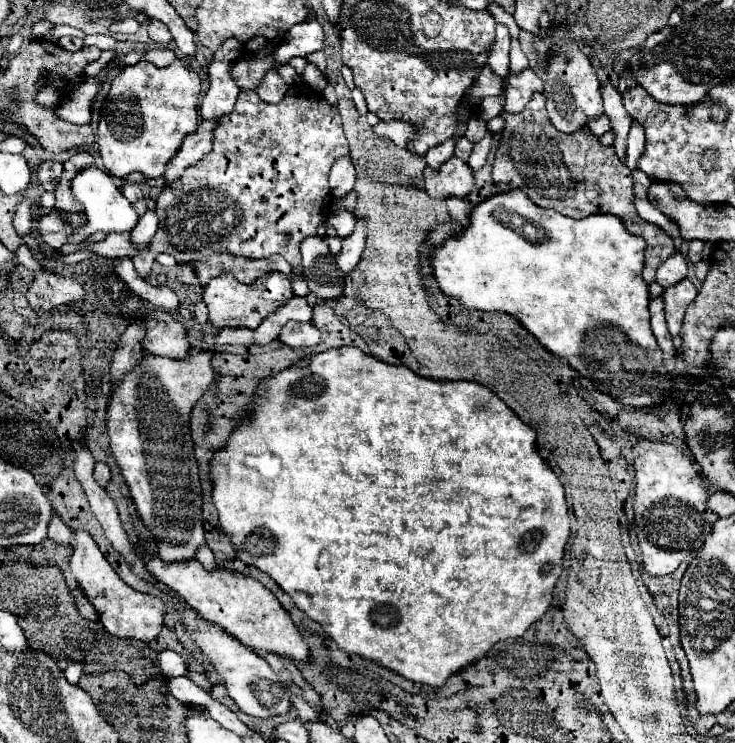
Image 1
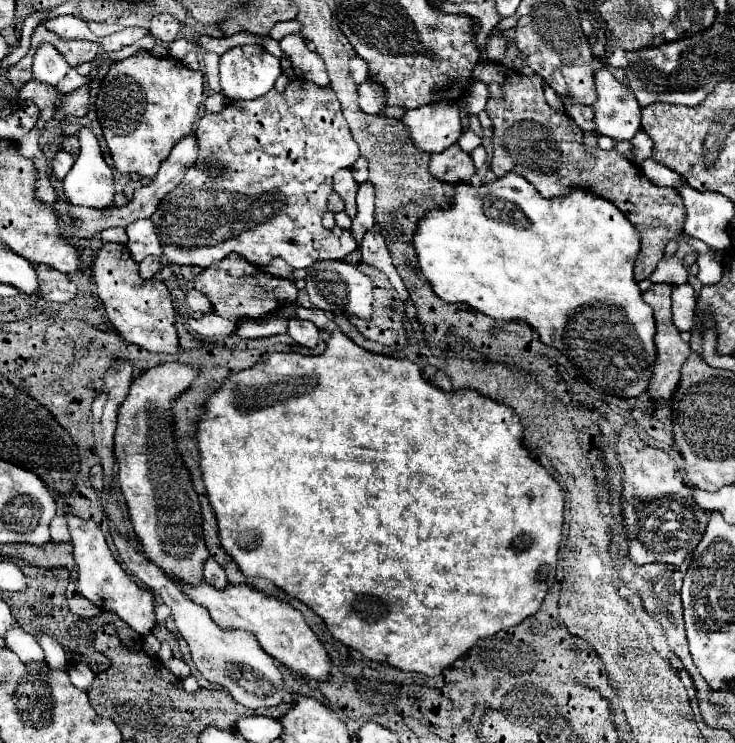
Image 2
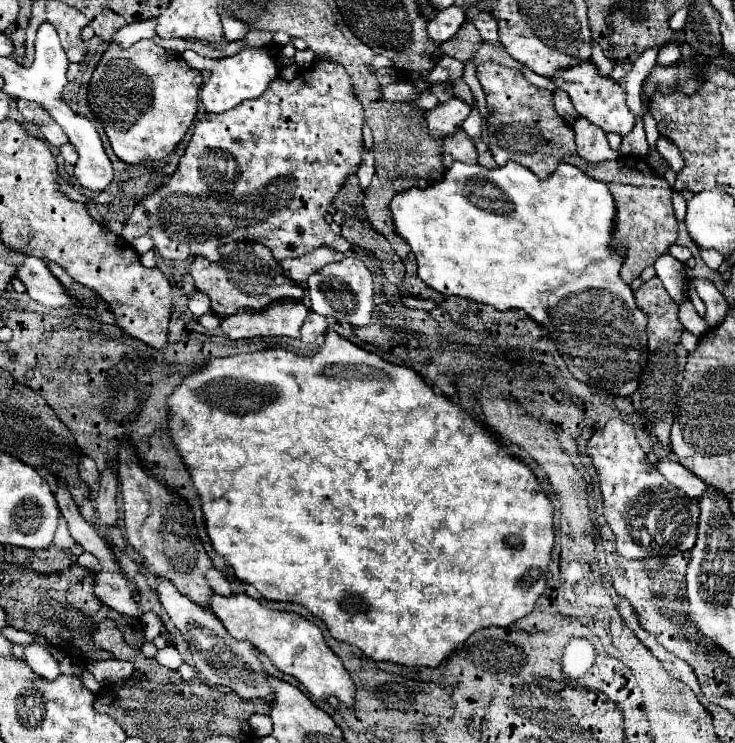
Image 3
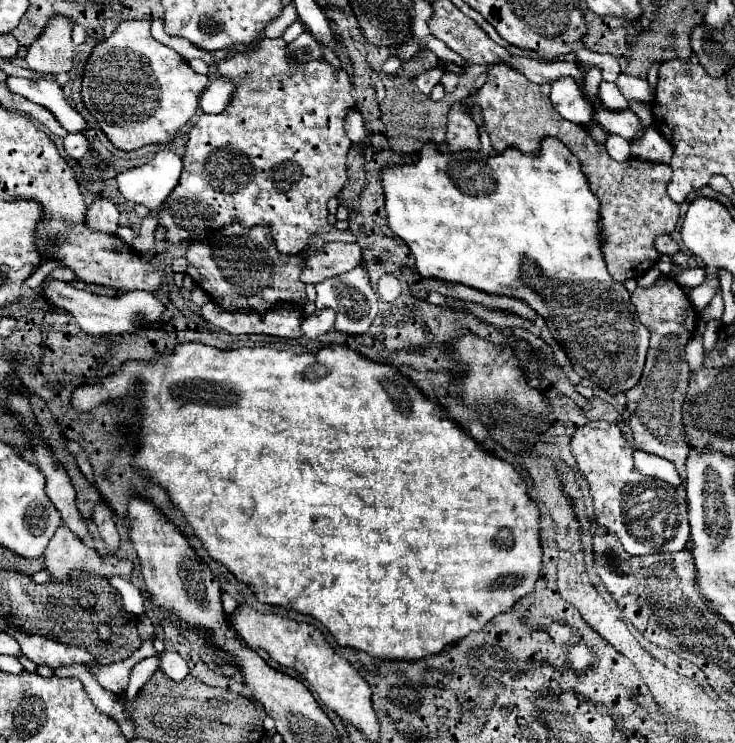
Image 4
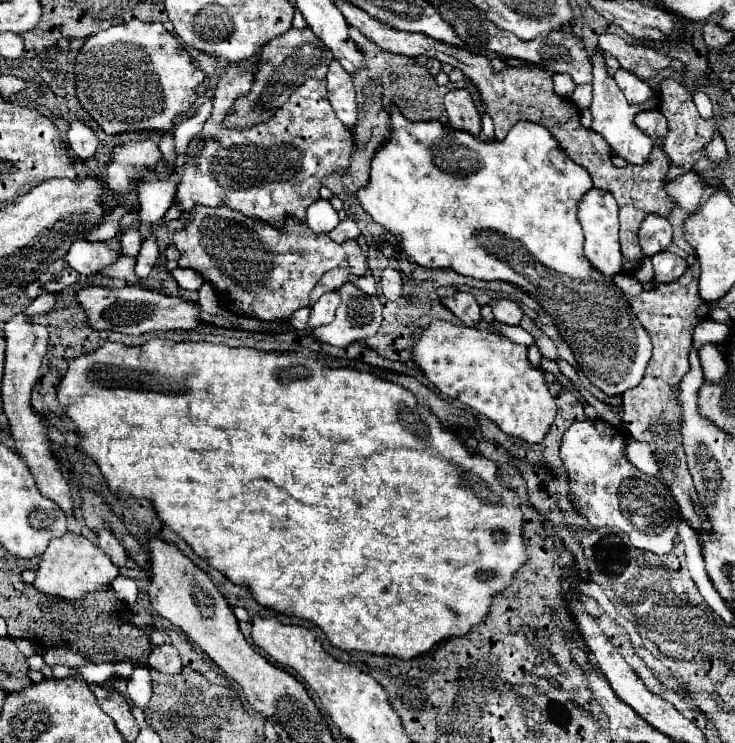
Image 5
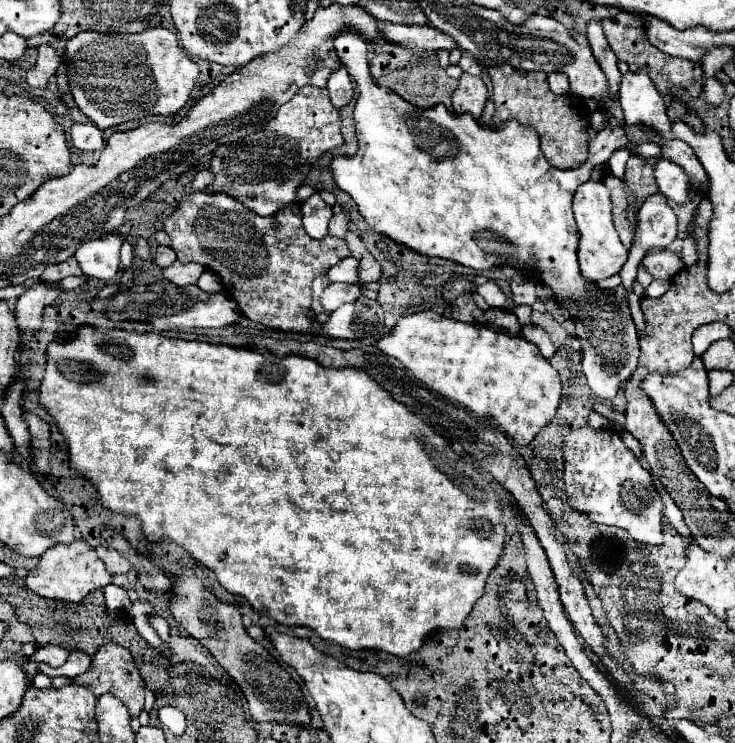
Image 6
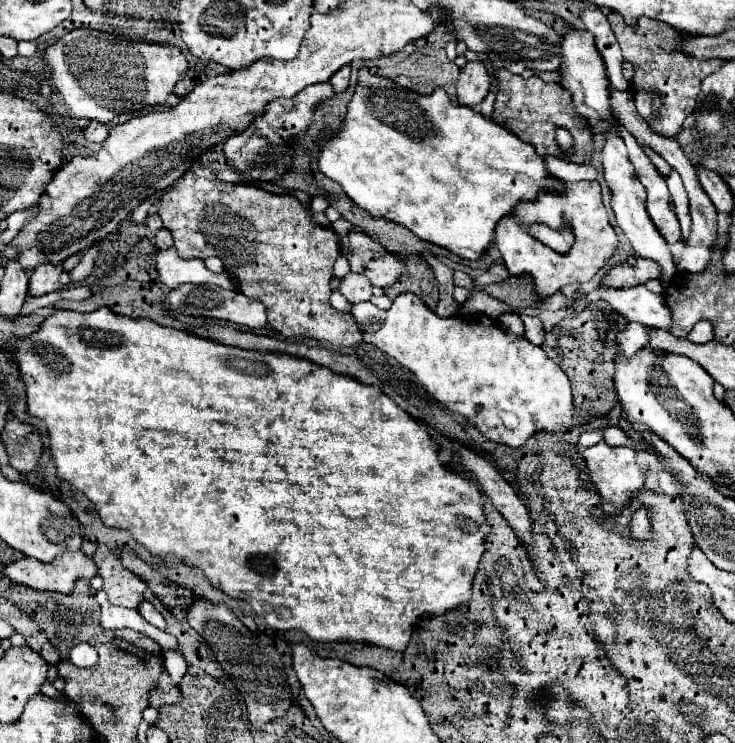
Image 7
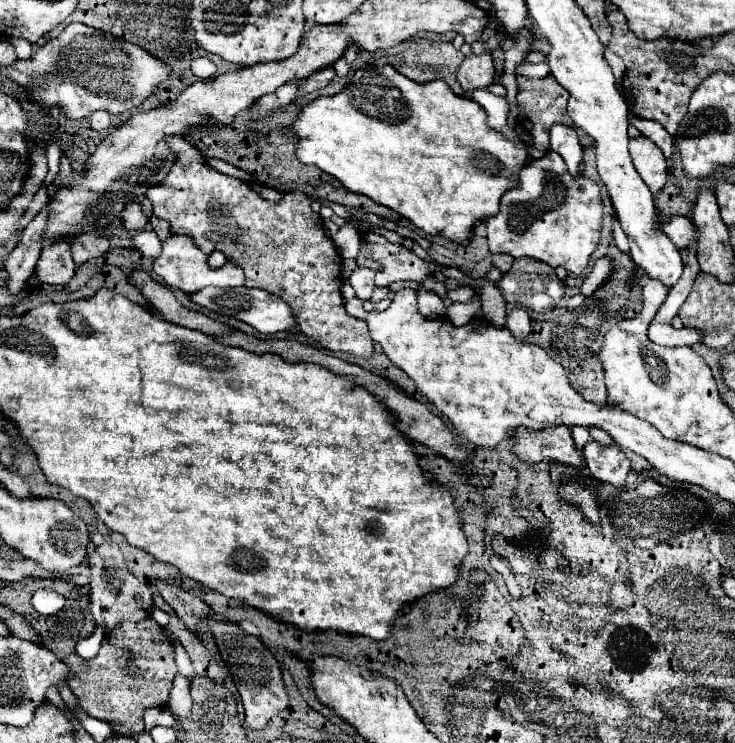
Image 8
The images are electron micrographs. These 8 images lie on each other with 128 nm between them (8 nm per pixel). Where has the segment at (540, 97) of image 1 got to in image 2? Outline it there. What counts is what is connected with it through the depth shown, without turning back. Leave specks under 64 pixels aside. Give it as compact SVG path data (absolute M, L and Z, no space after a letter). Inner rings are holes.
M490 60L478 62L472 76L490 92L486 112L494 132L494 156L490 164L494 174L502 176L514 170L528 178L546 198L566 194L570 186L586 186L614 202L640 234L642 246L634 262L634 278L648 278L662 260L666 244L682 232L686 218L682 198L672 188L654 186L632 160L618 156L614 150L604 152L598 148L598 154L588 154L580 144L582 130L576 122L570 120L568 114L548 106L544 98L544 80L540 76L524 76Z

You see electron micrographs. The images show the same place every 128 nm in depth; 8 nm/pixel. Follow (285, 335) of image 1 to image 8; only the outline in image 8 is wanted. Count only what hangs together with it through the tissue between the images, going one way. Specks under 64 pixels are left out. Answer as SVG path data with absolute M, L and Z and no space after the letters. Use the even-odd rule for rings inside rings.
M358 266L352 276L348 278L348 282L352 284L352 288L356 290L356 296L360 300L370 300L372 290L374 290L374 270L372 268L364 268Z

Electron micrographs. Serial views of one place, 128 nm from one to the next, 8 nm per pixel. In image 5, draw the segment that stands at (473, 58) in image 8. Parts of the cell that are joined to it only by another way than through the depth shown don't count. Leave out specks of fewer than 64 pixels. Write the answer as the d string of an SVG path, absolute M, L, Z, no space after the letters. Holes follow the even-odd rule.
M466 88L450 90L444 96L444 106L446 106L452 128L470 130L470 134L480 136L480 132L482 132L480 112L478 112L478 106L476 106L470 90L466 90Z

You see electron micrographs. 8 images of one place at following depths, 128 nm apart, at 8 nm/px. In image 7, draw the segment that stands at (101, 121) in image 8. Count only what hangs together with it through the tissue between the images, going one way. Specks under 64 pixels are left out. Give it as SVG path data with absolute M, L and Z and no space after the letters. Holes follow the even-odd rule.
M90 120L90 124L86 126L84 134L86 134L86 138L88 138L90 142L102 144L102 142L106 140L106 136L108 136L108 128L106 128L106 124L102 124L102 122L98 122L98 120Z

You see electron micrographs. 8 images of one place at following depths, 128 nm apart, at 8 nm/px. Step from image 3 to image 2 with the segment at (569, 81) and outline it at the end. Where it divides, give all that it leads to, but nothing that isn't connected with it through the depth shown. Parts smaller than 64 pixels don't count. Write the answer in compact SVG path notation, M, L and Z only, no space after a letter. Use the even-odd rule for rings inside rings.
M600 68L594 74L594 82L598 94L592 104L596 132L614 140L634 138L642 130L640 106L634 94L608 68Z

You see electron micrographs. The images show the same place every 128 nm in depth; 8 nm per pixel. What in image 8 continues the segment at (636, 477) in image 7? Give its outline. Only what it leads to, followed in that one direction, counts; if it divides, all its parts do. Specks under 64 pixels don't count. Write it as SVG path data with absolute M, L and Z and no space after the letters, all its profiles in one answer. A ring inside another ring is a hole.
M588 442L584 446L584 460L594 478L610 482L614 486L626 484L626 474L630 472L630 460L620 446L600 446L598 442Z

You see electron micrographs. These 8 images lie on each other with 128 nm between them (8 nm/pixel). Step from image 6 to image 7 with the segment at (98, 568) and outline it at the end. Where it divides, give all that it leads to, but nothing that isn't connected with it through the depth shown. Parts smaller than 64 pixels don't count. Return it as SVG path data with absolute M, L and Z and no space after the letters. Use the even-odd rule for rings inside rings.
M82 552L62 554L50 564L42 564L36 558L22 558L4 566L4 576L8 576L12 582L26 584L36 590L54 590L64 594L72 592L76 580L90 580L96 574L98 568L94 560Z

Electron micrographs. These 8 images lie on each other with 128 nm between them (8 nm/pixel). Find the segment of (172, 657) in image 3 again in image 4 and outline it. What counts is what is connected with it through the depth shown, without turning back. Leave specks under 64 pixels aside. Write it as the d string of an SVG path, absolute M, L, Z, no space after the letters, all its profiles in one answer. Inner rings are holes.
M152 656L152 658L146 658L146 660L140 660L134 668L132 668L132 674L130 674L130 684L128 684L128 690L124 694L126 702L132 704L140 692L140 688L146 684L146 680L158 670L158 656Z

